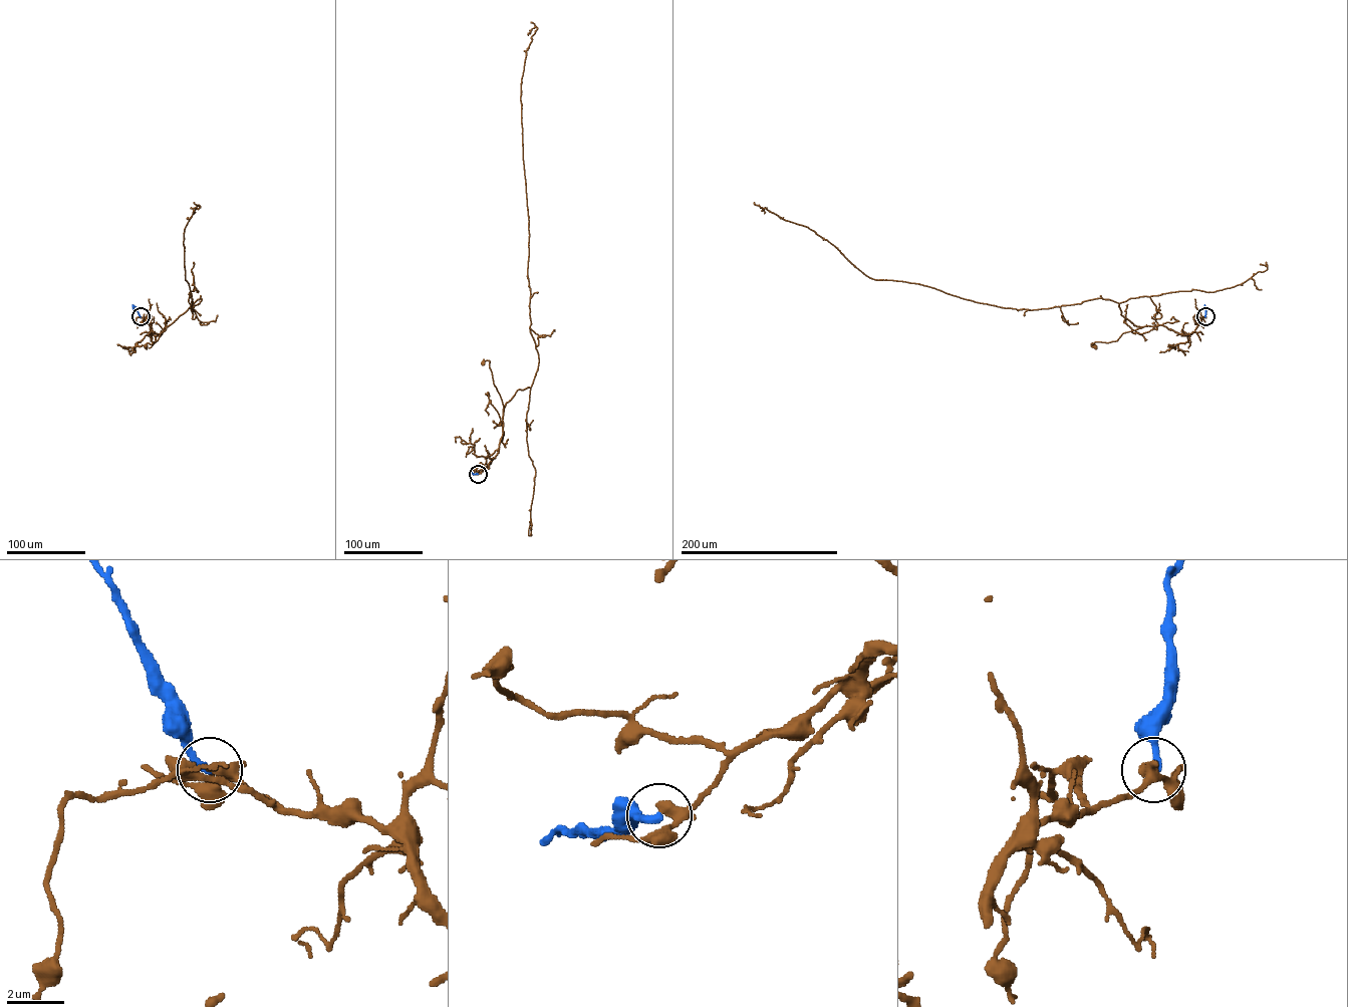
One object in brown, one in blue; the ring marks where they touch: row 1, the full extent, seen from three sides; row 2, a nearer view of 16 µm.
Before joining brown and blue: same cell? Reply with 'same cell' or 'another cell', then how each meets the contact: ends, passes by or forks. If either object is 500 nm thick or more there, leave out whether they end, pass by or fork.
another cell; brown forks there; blue ends there

